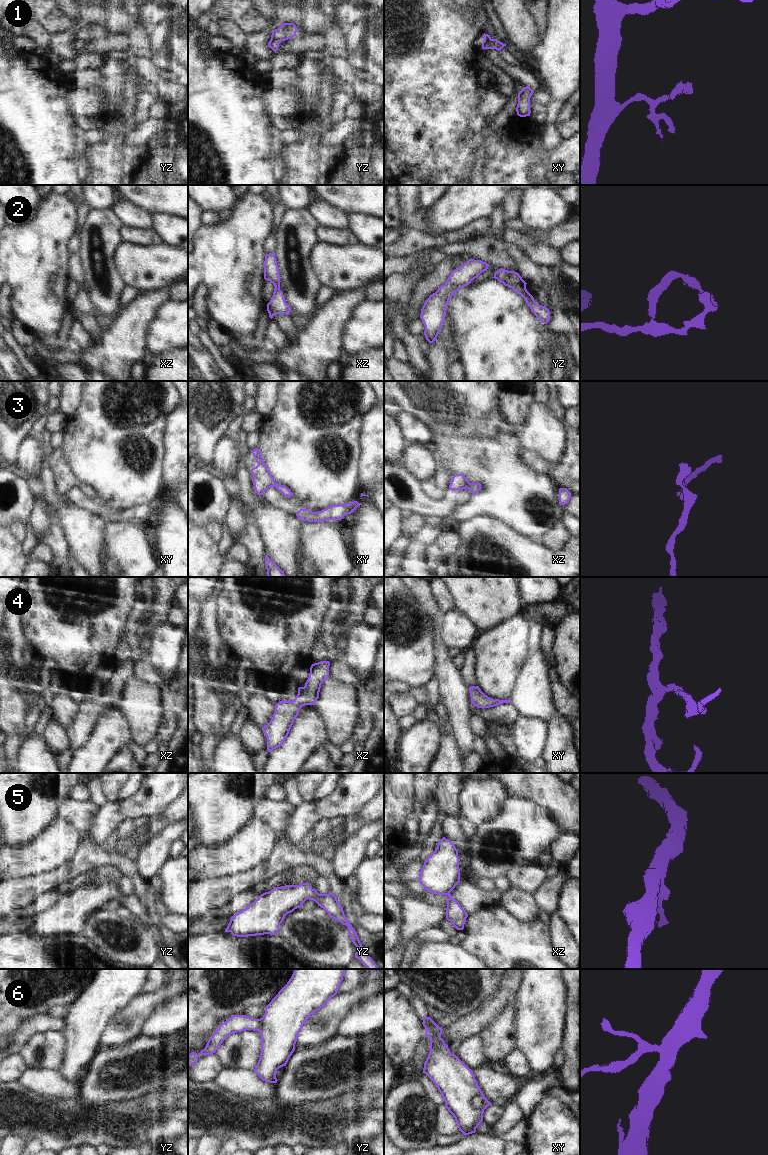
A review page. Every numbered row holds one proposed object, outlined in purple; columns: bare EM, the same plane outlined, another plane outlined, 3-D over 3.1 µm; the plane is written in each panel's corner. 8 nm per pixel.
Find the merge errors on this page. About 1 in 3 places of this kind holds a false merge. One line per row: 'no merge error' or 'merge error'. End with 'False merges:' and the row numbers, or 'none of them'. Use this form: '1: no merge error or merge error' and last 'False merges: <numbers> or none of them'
1: merge error
2: no merge error
3: no merge error
4: no merge error
5: no merge error
6: merge error
False merges: 1, 6

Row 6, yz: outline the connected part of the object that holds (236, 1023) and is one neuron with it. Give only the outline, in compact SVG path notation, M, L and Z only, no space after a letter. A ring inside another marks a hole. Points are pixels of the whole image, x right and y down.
M232 1015L227 1021L222 1023L215 1033L208 1040L205 1048L199 1053L194 1051L188 1056L188 1066L195 1064L198 1061L200 1054L206 1056L216 1052L223 1041L231 1034L242 1032L246 1030L253 1030L260 1032L261 1019L252 1019L246 1015Z

